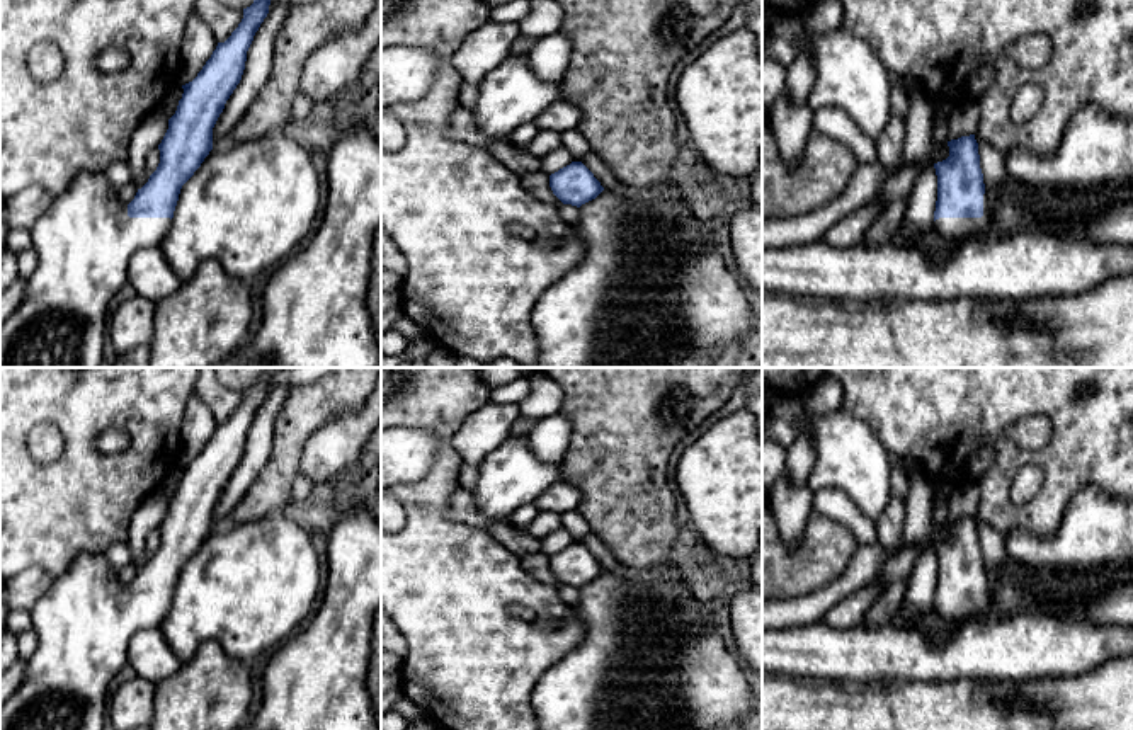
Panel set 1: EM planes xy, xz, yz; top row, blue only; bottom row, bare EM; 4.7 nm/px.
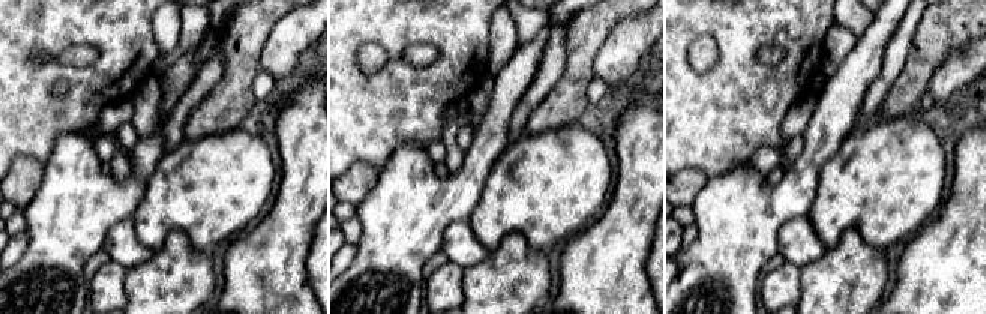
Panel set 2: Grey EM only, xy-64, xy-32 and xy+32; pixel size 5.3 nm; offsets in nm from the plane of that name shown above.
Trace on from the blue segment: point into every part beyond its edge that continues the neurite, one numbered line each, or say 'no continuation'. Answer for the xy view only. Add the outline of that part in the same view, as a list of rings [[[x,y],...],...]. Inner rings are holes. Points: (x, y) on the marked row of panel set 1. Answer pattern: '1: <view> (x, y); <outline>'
1: xy (85, 240); [[[104,172],[80,174],[31,230],[39,262],[26,279],[20,305],[0,327],[0,368],[100,368],[111,318],[109,303],[128,282],[128,264],[138,250],[160,247],[170,225],[170,218],[129,218],[128,204],[119,201]]]

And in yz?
1: yz (962, 230); [[[983,194],[983,216],[982,218],[939,218],[934,228],[941,237],[951,242],[982,242],[988,238],[990,228],[990,196]]]

